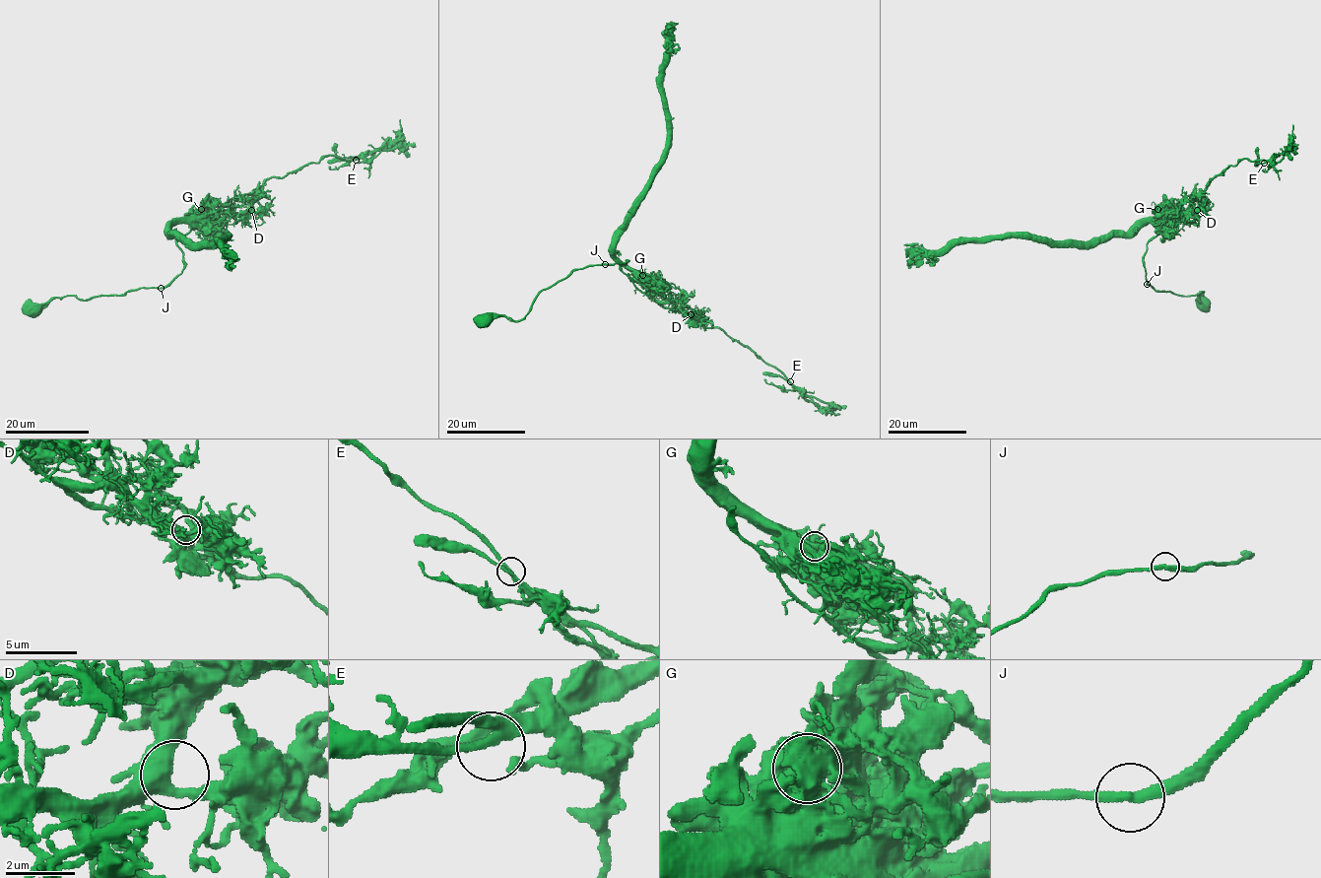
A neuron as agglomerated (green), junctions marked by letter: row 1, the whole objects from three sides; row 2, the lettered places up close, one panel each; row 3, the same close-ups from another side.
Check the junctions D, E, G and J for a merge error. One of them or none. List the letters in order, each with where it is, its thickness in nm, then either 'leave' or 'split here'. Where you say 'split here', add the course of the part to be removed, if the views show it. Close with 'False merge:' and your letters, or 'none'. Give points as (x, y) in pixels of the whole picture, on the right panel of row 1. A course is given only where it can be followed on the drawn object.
D: place (1197, 210); calibre 420 nm; leave
E: place (1264, 163); calibre 260 nm; leave
G: place (1157, 209); calibre 650 nm; split here; course (1157, 209), (1178, 209), (1184, 217), (1147, 244), (1147, 283), (1176, 295), (1203, 292), (1205, 307)
J: place (1147, 284); calibre 320 nm; leave
False merge: G

